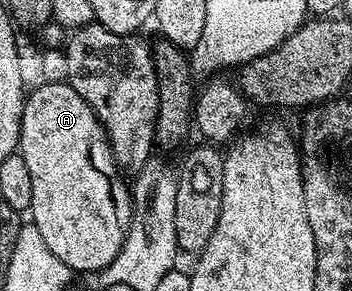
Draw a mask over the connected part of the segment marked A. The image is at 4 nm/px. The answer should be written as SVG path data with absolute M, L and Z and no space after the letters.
M41 82L38 85L25 98L19 145L19 155L23 162L27 162L27 171L31 173L31 223L43 234L52 254L65 263L73 274L99 274L123 246L123 238L133 217L133 194L127 180L121 177L124 175L113 157L105 128L87 102L83 102L83 98L79 98L67 82Z

